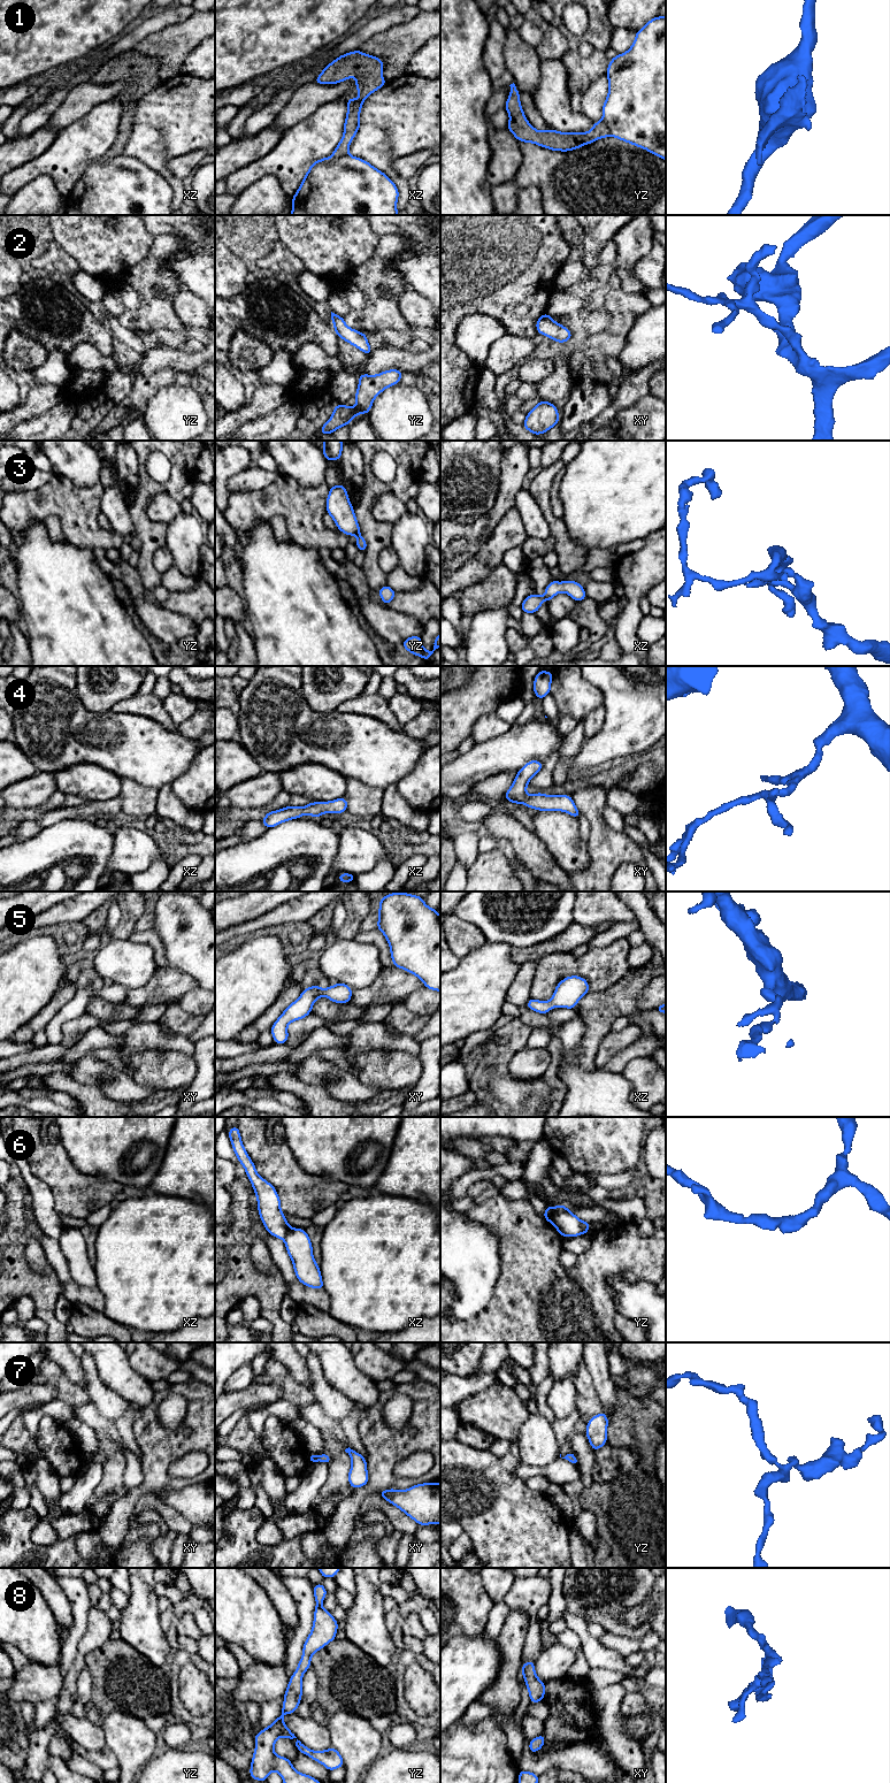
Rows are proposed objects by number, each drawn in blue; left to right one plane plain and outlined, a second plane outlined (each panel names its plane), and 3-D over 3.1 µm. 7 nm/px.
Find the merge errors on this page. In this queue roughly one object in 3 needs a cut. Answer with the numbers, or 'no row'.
1, 6

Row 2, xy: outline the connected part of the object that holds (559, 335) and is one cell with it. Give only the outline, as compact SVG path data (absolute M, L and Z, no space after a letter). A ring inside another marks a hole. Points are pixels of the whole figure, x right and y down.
M544 313L536 322L537 332L558 343L568 342L573 338L571 332L565 326L552 320L551 315Z

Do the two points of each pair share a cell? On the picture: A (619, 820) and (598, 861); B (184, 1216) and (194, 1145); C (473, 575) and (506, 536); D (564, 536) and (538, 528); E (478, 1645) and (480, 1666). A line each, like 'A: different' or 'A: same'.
A: different
B: different
C: same
D: different
E: same

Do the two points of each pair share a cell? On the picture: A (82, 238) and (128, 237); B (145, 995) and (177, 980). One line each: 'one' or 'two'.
A: one
B: one

